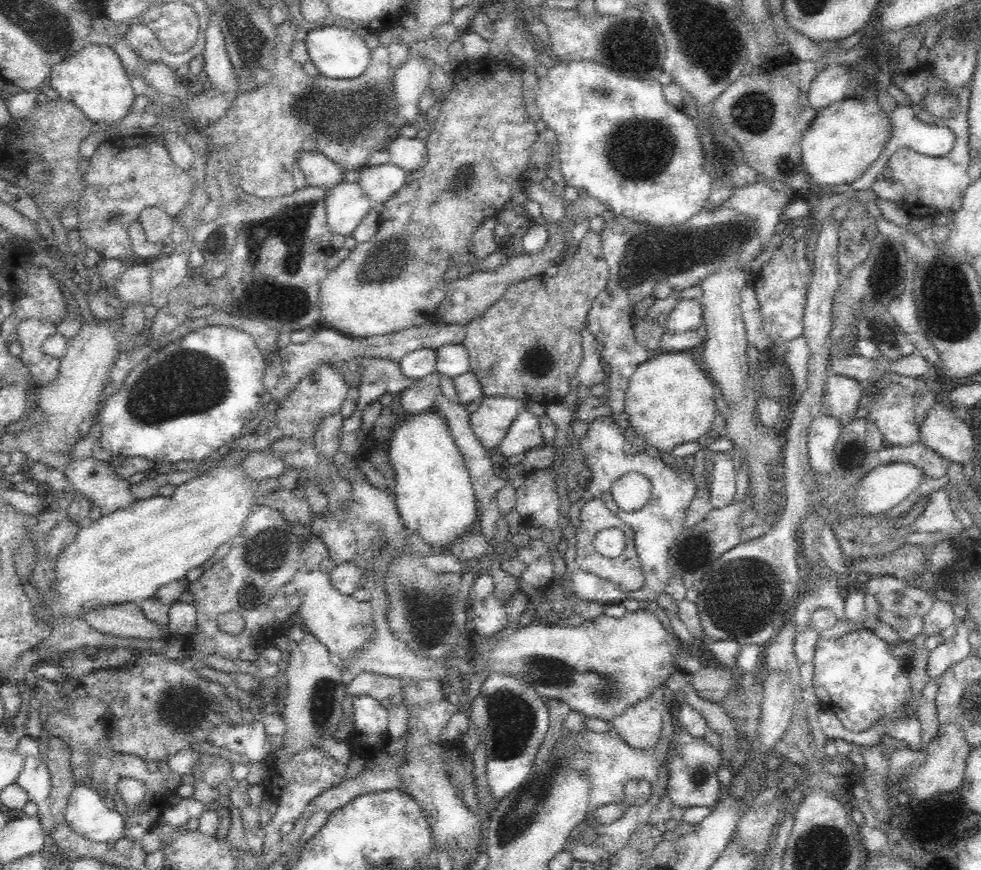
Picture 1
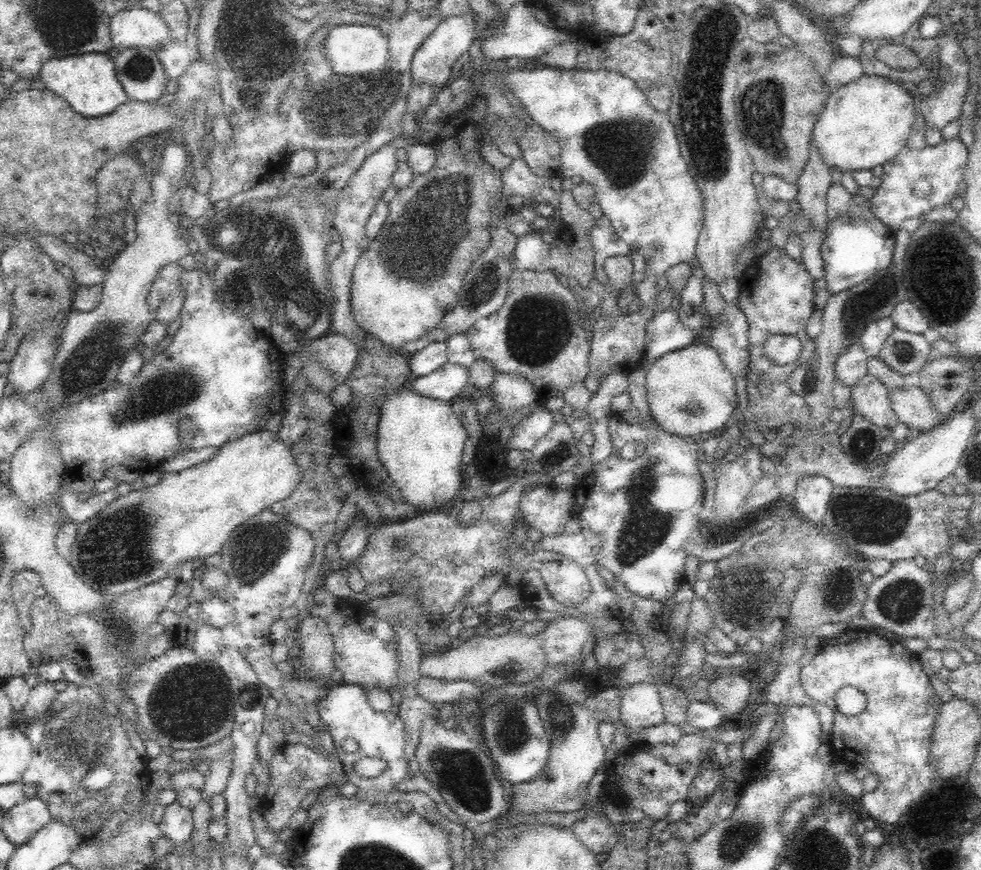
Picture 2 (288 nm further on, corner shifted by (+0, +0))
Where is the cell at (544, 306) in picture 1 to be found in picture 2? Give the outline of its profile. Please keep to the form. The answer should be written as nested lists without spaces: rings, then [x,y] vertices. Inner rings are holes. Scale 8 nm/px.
[[[514,268],[502,310],[480,318],[466,332],[472,354],[490,362],[498,374],[526,378],[538,396],[538,404],[550,398],[564,398],[564,392],[582,384],[590,374],[592,332],[584,330],[586,312],[578,298],[578,292],[570,290],[550,270],[520,272]]]

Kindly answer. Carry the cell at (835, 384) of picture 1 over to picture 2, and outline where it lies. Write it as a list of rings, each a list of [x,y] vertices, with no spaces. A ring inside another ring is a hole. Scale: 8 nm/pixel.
[[[852,344],[836,362],[836,380],[852,388],[868,374],[868,360],[870,354],[860,344]]]

